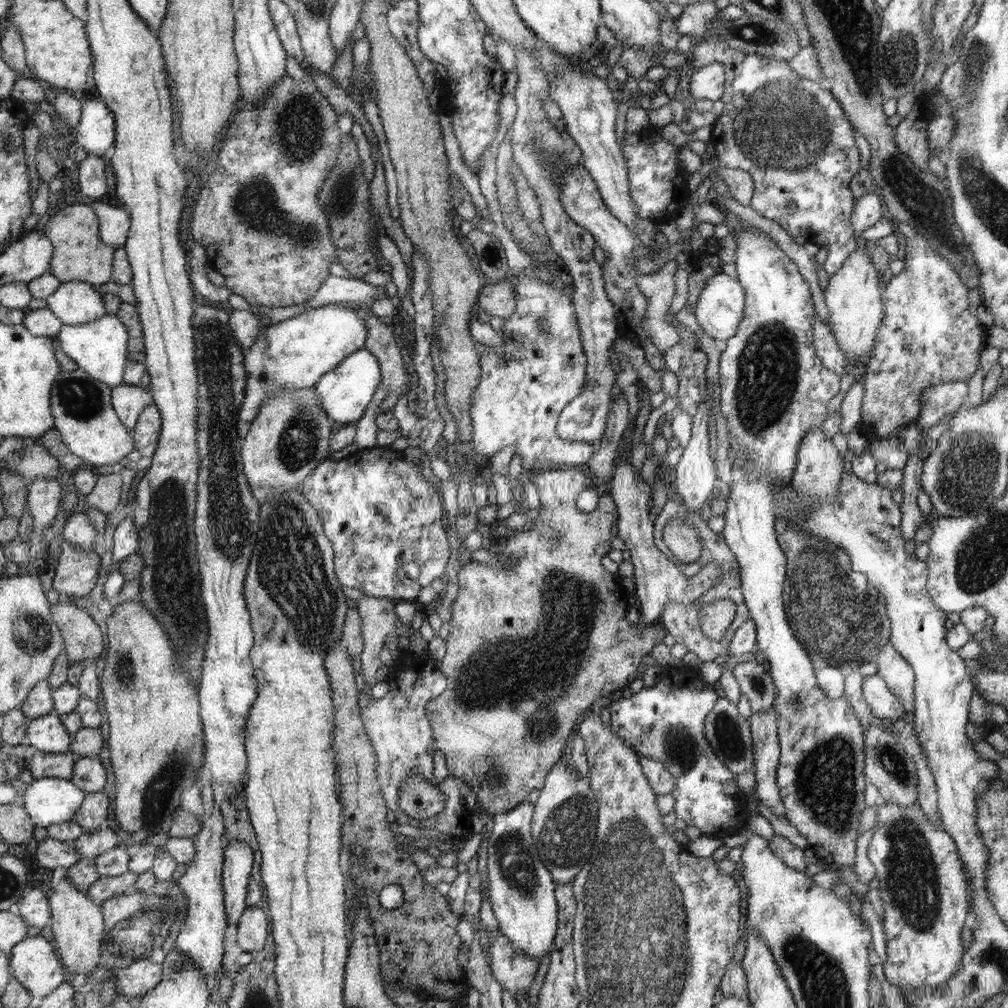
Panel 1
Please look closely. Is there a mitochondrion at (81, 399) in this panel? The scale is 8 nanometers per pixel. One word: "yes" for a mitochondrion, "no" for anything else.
yes

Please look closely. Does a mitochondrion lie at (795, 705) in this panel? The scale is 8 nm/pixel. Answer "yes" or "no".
no

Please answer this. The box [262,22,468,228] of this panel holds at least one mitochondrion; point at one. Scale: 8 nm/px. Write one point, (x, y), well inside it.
(299, 126)

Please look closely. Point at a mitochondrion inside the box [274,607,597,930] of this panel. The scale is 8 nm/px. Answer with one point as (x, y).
(519, 869)

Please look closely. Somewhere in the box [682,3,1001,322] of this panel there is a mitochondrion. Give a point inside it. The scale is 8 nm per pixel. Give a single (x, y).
(781, 124)

